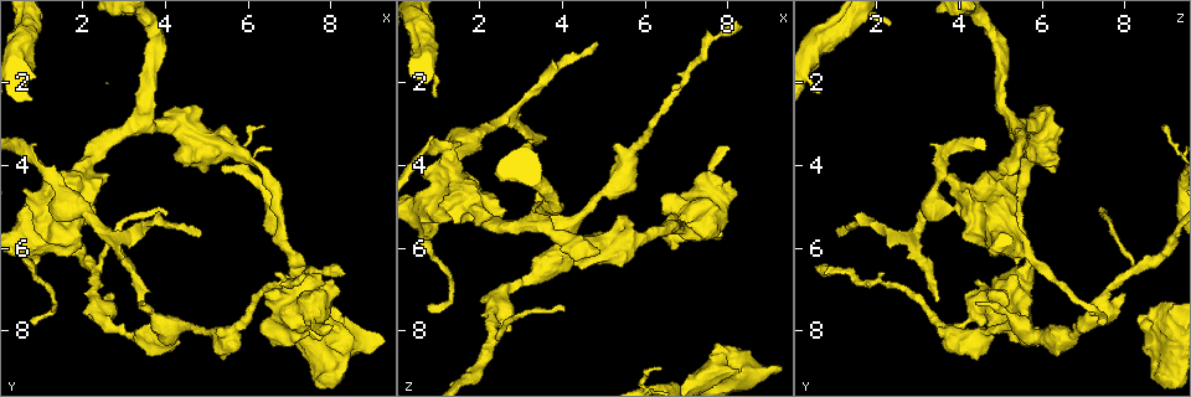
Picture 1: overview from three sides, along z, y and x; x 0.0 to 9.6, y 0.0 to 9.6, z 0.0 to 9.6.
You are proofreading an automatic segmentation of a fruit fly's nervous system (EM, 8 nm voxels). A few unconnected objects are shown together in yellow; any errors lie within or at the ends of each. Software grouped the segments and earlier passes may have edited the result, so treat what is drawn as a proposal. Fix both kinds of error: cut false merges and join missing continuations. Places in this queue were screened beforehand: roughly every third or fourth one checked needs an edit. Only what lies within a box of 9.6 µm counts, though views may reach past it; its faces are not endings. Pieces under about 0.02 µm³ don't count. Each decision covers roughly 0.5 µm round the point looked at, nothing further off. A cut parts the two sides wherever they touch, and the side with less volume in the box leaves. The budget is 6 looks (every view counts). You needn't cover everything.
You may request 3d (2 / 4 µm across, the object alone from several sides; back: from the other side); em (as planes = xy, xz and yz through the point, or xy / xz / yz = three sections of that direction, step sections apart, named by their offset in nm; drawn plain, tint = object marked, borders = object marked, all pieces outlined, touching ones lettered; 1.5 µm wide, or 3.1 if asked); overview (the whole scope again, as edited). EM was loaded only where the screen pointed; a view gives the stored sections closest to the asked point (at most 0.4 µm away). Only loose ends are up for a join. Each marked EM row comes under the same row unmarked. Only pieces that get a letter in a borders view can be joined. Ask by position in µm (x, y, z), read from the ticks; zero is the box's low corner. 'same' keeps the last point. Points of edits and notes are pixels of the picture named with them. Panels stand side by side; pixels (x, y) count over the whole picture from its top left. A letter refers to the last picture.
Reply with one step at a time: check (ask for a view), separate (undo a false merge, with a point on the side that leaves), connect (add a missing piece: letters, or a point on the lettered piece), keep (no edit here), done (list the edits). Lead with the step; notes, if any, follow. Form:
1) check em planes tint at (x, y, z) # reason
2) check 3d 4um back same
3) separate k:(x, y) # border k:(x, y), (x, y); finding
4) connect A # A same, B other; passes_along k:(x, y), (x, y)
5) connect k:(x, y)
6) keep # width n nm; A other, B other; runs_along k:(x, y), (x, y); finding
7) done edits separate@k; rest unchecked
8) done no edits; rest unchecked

check 3d 4um at (8.30, 6.70, 0.70) # an open end

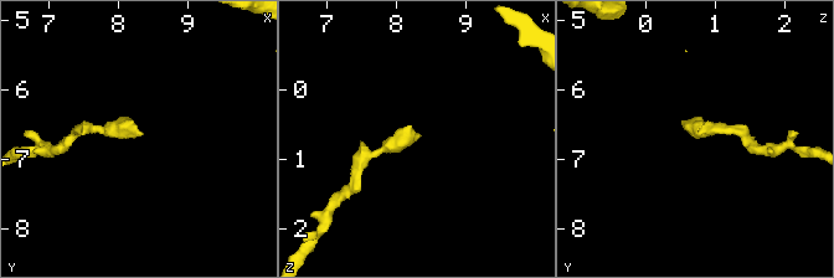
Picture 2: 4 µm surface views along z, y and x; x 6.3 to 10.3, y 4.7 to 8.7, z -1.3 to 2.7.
check em yz step 8 tint at (8.30, 6.65, 0.60)

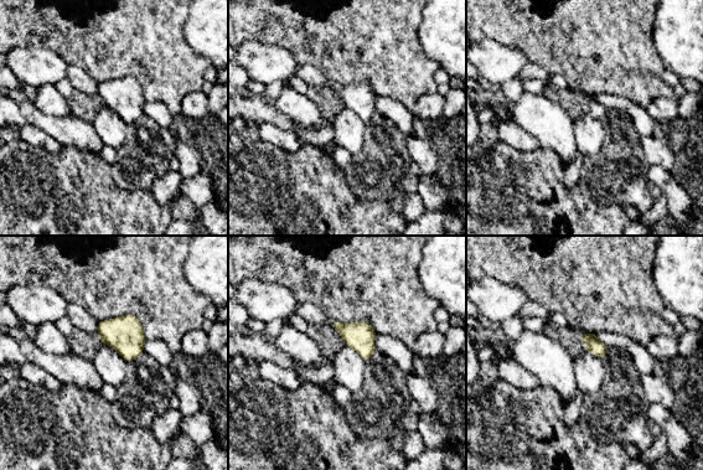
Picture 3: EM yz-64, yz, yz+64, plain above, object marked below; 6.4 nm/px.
check em yz step 8 borders same # see the neighbours

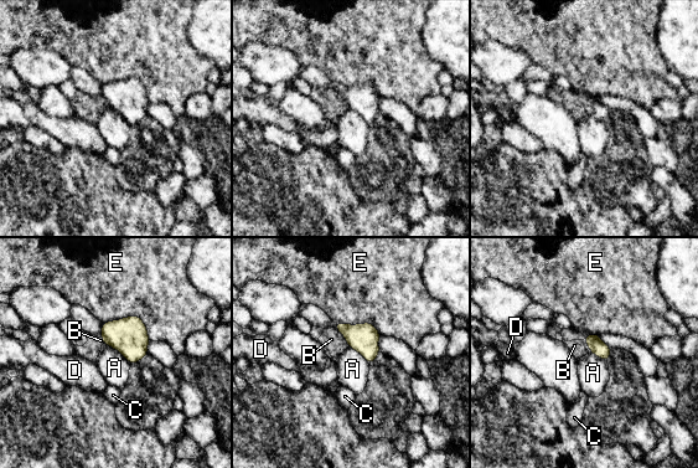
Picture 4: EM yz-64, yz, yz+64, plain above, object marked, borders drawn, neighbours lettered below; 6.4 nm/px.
keep # A other, B other, C other, D other, E other; border 4:(104, 343), (117, 349), (130, 364); no lettered piece goes on from it

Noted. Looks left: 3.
check em planes borders at (3.45, 7.25, 3.50) # an open end

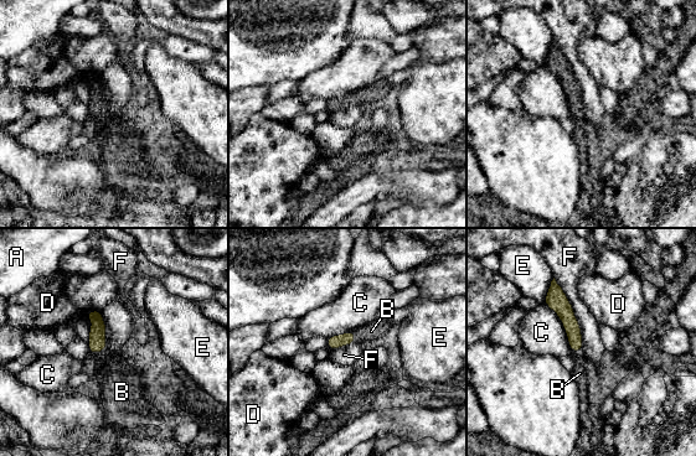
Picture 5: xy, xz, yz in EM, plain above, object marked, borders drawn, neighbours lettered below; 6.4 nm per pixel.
connect B # A other, B same, C other, D other, E other, F other; passes_along 5:(334, 342), (354, 337), (371, 331); it goes on there

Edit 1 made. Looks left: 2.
check overview

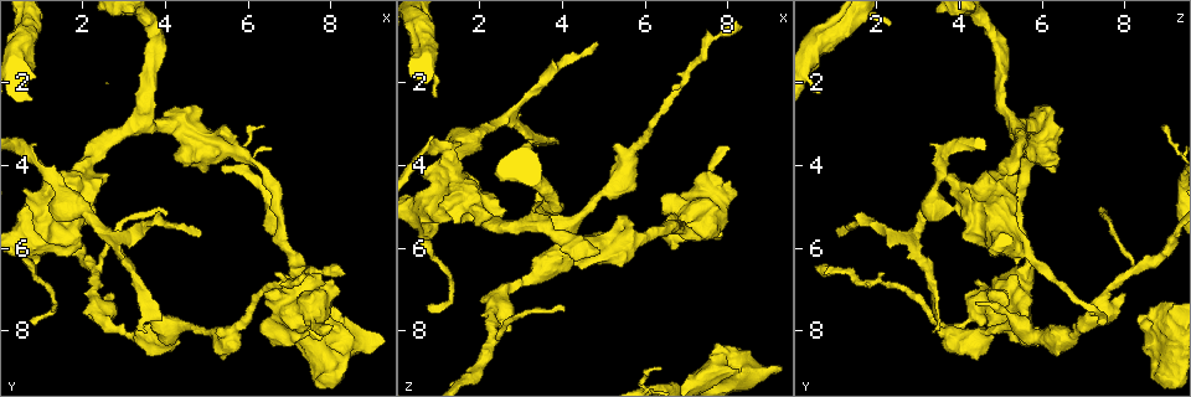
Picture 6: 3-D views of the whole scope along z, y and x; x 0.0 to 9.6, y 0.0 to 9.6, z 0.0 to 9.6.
check em yz step 8 borders at (2.60, 5.65, 2.90) # arms part here

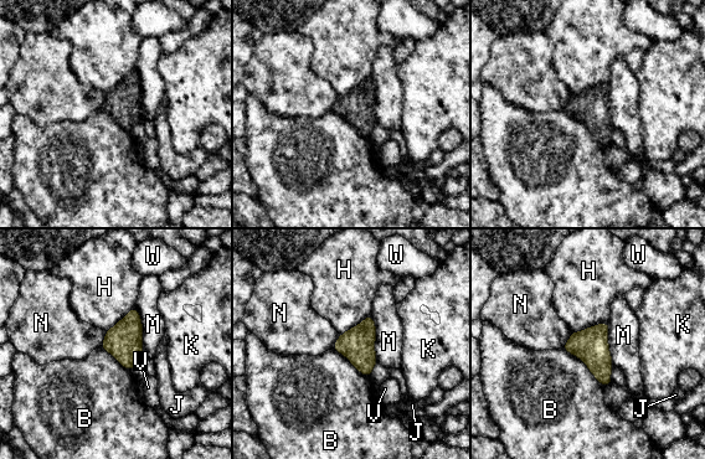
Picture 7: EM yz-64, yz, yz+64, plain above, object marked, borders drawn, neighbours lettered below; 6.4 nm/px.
keep # width 220 nm; B other, H other, J other, K other, M other, N other, V other, W other; border 7:(562, 347), (577, 356), (603, 387); all the same neuron

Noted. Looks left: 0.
done edits connect@5; rest unchecked

